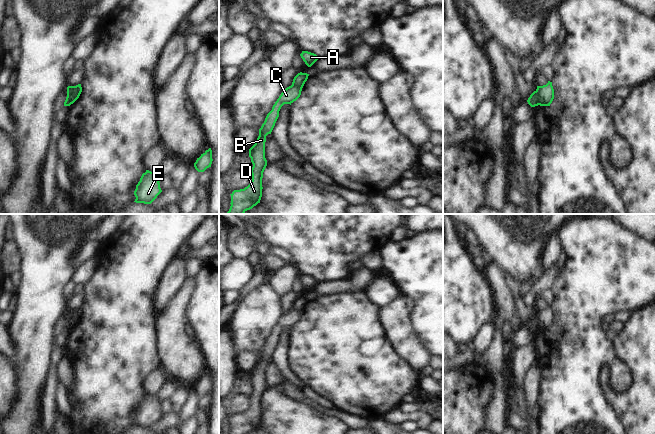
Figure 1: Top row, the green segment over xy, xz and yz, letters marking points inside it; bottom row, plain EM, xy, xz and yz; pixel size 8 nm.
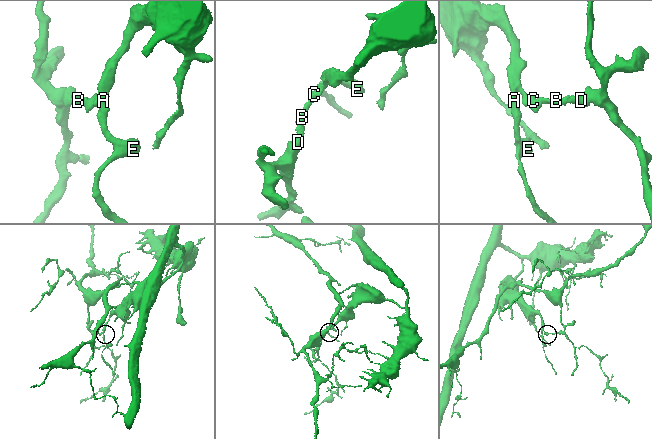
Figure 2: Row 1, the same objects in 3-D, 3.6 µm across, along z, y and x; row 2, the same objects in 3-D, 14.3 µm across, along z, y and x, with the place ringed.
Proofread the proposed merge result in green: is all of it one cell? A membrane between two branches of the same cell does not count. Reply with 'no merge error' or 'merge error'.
merge error

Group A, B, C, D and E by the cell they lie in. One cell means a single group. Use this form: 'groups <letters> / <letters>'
groups A E / B C D

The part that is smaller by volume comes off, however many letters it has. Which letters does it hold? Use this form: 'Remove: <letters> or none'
Remove: B, C, D

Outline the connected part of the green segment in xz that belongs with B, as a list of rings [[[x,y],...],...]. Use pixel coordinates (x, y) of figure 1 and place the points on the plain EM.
[[[291,309],[287,311],[279,320],[267,338],[264,347],[259,353],[259,360],[255,368],[249,373],[249,381],[253,391],[251,393],[252,405],[244,413],[234,414],[231,419],[231,430],[229,434],[250,434],[258,427],[262,421],[262,402],[267,390],[265,382],[266,360],[271,358],[275,347],[279,341],[279,335],[284,328],[292,328],[296,325],[302,315],[303,310]]]

